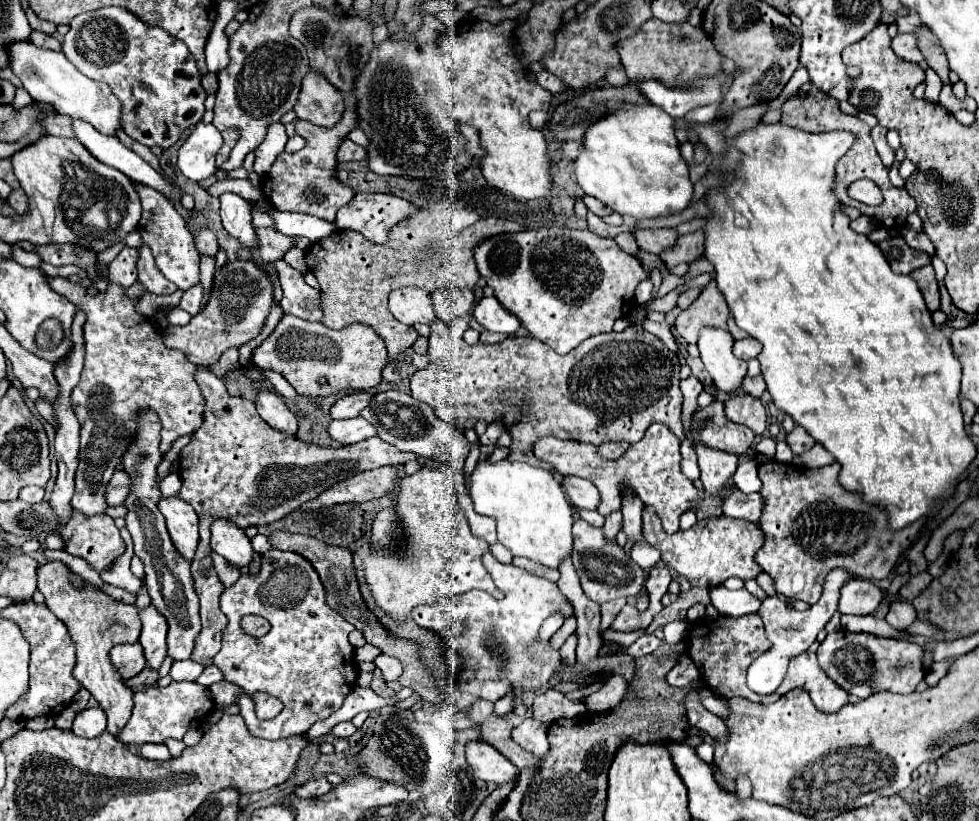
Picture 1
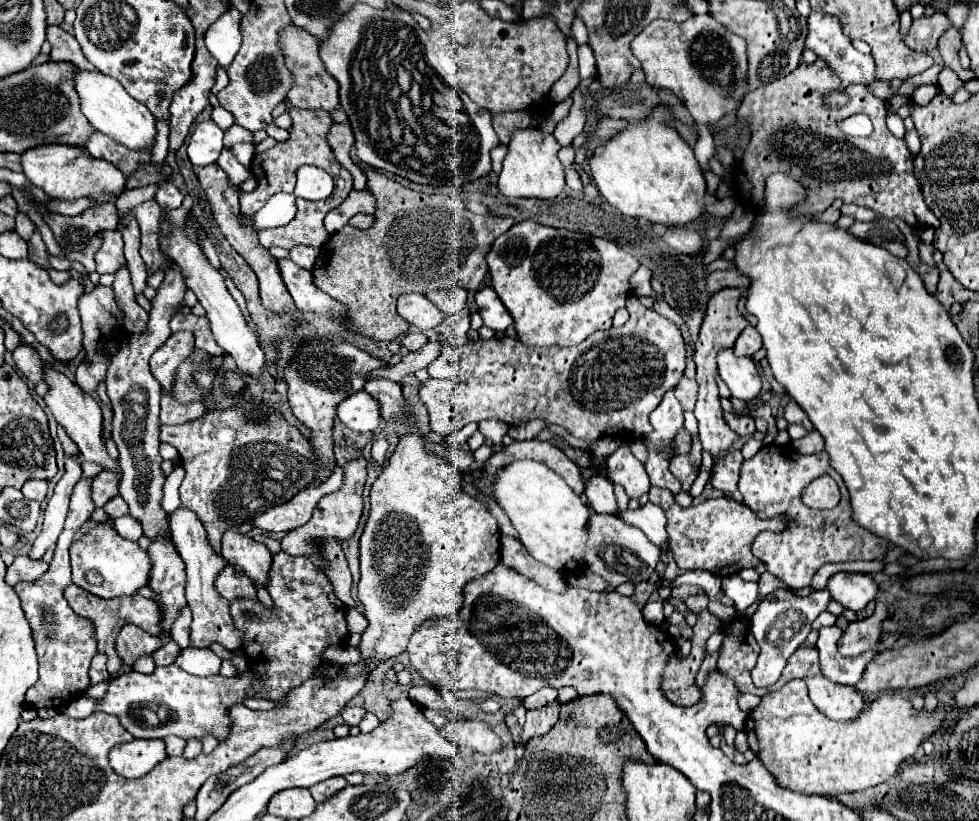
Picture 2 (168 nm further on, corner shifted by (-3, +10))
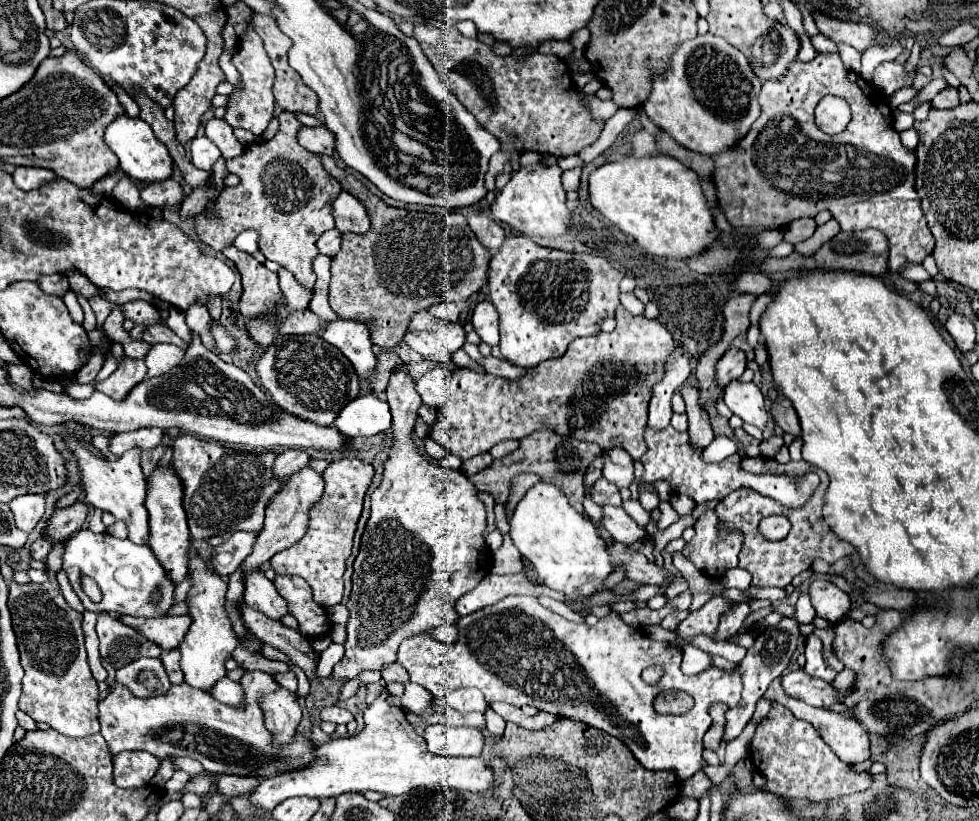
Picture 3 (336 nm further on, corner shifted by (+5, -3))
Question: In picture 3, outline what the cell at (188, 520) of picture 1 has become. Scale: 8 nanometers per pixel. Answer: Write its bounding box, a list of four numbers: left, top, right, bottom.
[180,548,238,694]

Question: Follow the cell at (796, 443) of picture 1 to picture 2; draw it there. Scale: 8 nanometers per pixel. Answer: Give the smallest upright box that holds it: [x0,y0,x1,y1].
[784,401,814,431]

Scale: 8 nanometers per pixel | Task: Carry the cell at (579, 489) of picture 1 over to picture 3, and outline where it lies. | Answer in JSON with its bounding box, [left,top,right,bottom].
[604,506,648,546]

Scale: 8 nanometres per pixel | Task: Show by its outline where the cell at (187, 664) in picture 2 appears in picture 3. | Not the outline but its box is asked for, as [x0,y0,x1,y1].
[212,678,244,708]

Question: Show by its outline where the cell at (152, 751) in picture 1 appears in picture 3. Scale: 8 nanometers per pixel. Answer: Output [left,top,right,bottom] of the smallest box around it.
[112,752,160,788]

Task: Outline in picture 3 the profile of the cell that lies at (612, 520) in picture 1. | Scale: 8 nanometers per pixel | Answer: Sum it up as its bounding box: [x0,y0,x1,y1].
[590,478,622,506]

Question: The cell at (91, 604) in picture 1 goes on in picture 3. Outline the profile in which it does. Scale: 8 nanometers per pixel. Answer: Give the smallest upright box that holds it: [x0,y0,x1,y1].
[122,616,192,650]

